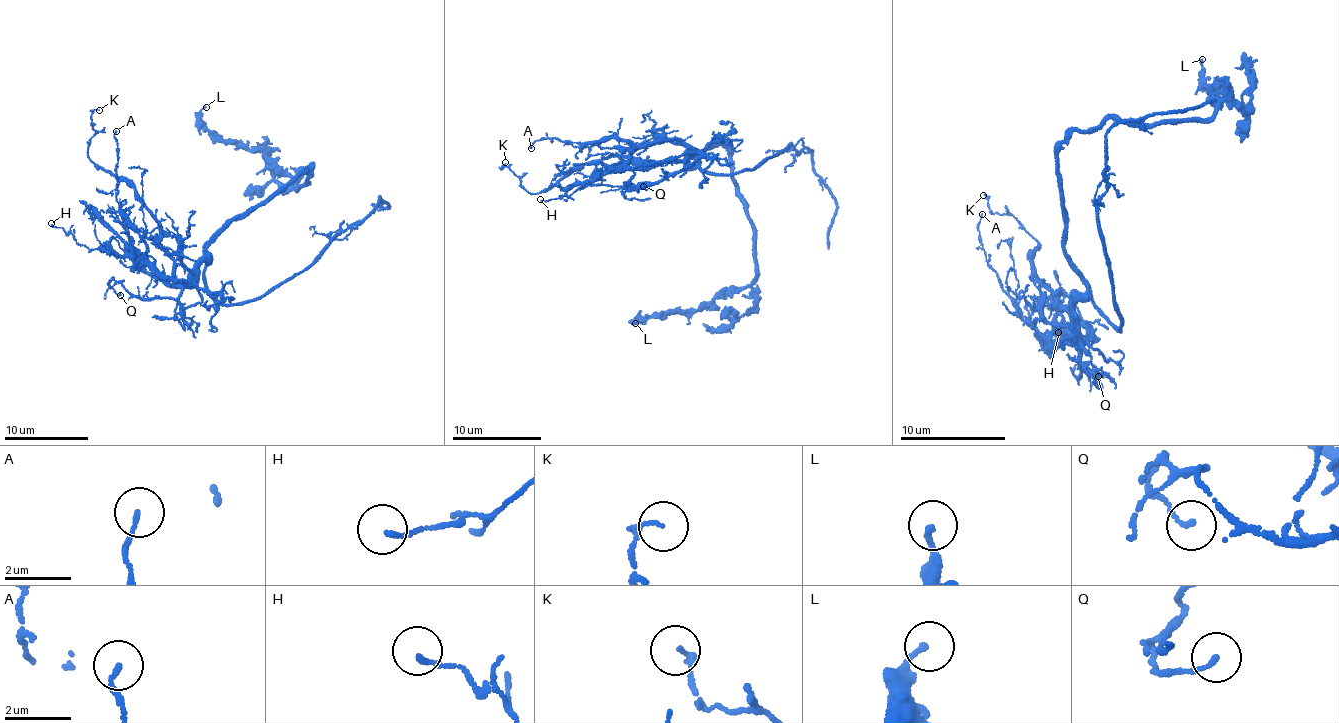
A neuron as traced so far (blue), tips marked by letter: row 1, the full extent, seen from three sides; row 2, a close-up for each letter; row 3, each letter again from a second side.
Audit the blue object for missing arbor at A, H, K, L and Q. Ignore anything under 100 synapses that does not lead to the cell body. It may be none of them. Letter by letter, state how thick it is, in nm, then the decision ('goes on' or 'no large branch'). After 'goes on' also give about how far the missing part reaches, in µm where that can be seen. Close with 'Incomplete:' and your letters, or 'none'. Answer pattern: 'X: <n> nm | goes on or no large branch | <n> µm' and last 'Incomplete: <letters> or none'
A: 120 nm | no large branch
H: 130 nm | no large branch
K: 120 nm | no large branch
L: 160 nm | no large branch
Q: 140 nm | no large branch
Incomplete: none

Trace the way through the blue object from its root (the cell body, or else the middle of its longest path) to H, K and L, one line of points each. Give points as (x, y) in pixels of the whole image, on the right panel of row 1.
H: (1069, 258), (1086, 286), (1073, 307), (1081, 345), (1067, 334), (1057, 340), (1062, 345), (1068, 338), (1058, 332)
K: (1069, 258), (1086, 286), (1073, 307), (1081, 338), (1027, 259), (1038, 242), (1010, 214), (992, 211), (983, 195)
L: (1069, 258), (1058, 158), (1065, 138), (1107, 118), (1204, 123), (1221, 81), (1206, 91), (1202, 59)

